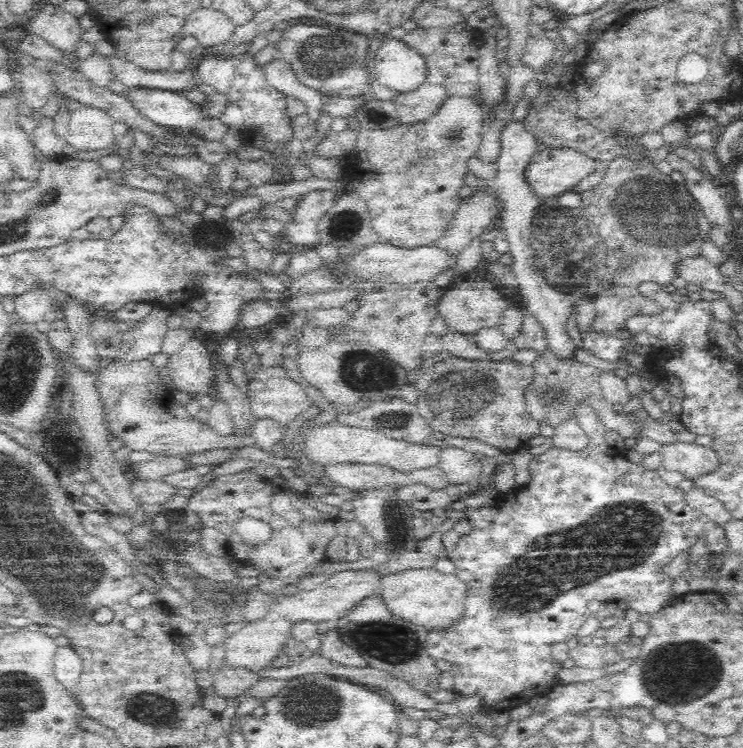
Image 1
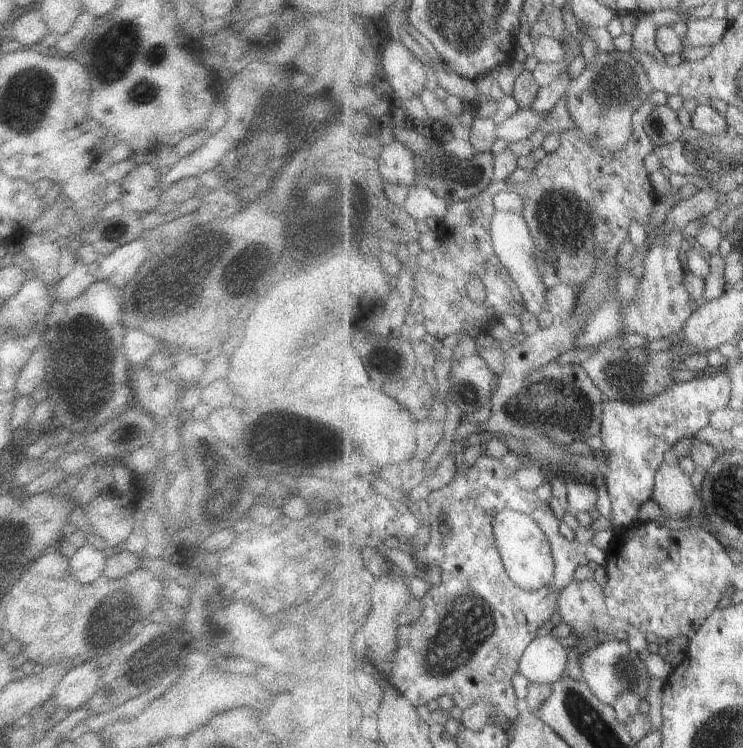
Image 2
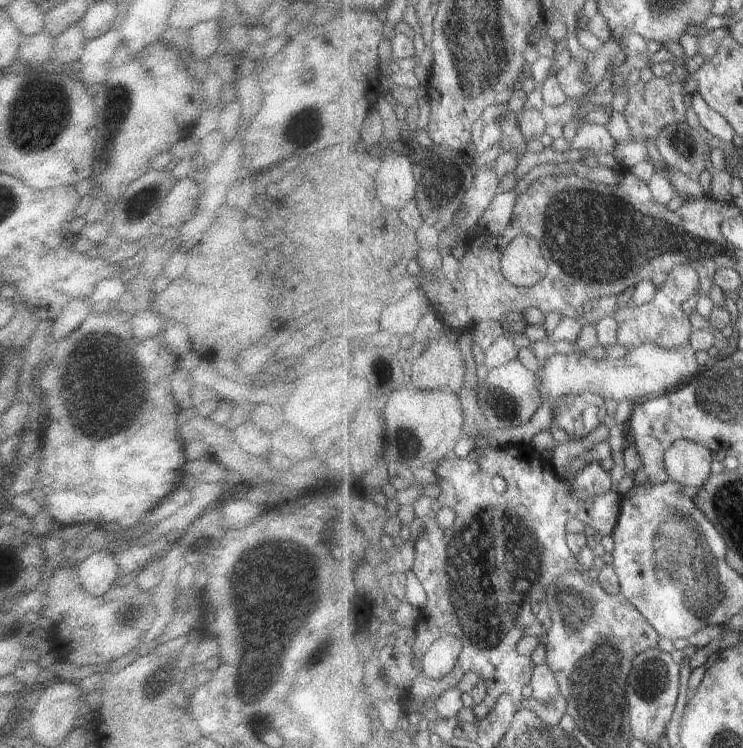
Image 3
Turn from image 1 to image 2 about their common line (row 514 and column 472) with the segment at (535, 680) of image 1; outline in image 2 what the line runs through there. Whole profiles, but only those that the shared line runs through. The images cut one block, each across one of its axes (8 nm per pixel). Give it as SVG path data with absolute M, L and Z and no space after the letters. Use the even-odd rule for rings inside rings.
M481 455L476 459L475 464L471 466L467 472L457 473L453 482L450 482L443 488L434 490L428 496L429 498L439 498L439 534L430 534L427 545L423 547L423 549L419 550L419 552L415 552L413 550L414 553L417 553L419 559L413 552L410 553L411 557L416 558L416 560L413 561L417 570L416 577L423 578L423 582L427 582L427 594L421 597L421 603L424 610L422 615L415 622L399 627L398 651L394 657L394 667L392 668L392 672L389 674L389 678L387 678L387 682L391 683L402 695L404 695L407 700L409 700L409 702L411 702L411 704L414 704L417 708L421 705L429 704L429 702L433 702L433 700L437 701L438 698L443 695L449 695L453 697L455 705L461 707L463 710L467 710L479 701L488 702L493 709L493 714L490 716L489 724L496 724L501 727L506 721L514 721L520 716L521 712L517 710L517 696L515 695L515 690L513 690L513 676L517 674L517 671L519 672L520 661L522 660L523 653L526 652L527 646L534 641L534 638L538 636L537 630L545 624L545 621L549 620L549 618L555 614L555 608L558 606L559 593L561 593L562 590L574 580L573 576L575 576L577 568L579 568L579 566L583 566L583 564L589 564L589 558L591 558L591 560L595 560L595 562L599 562L599 564L603 562L603 558L606 558L606 551L598 549L597 547L595 548L595 558L593 558L593 556L589 556L589 552L593 554L593 546L591 546L591 542L590 544L587 544L579 543L575 540L567 540L567 538L561 534L561 530L559 530L559 528L561 528L561 522L559 522L559 518L555 517L555 512L551 510L549 503L547 504L547 502L540 500L534 490L525 490L524 488L521 488L521 485L518 483L515 476L516 472L517 471L512 468L505 467L505 465L503 465L499 459L495 458L495 456ZM507 509L515 509L516 511L532 515L539 523L539 526L546 532L546 535L552 544L550 548L551 564L549 583L547 586L539 589L538 591L526 591L521 587L518 587L504 566L502 555L498 549L498 543L494 537L494 518L499 513L502 513ZM432 566L438 566L440 568L441 578L440 583L437 585L432 585L427 575L428 569Z

